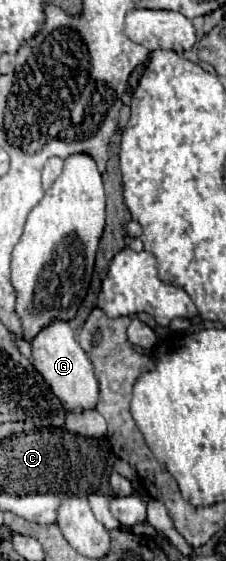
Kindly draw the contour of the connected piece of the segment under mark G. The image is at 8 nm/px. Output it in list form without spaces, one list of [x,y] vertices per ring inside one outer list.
[[[55,320],[51,326],[41,330],[37,338],[31,342],[33,366],[45,378],[51,392],[65,404],[67,412],[75,410],[95,410],[99,404],[99,382],[93,372],[93,364],[77,344],[73,336],[73,328],[67,322]]]

